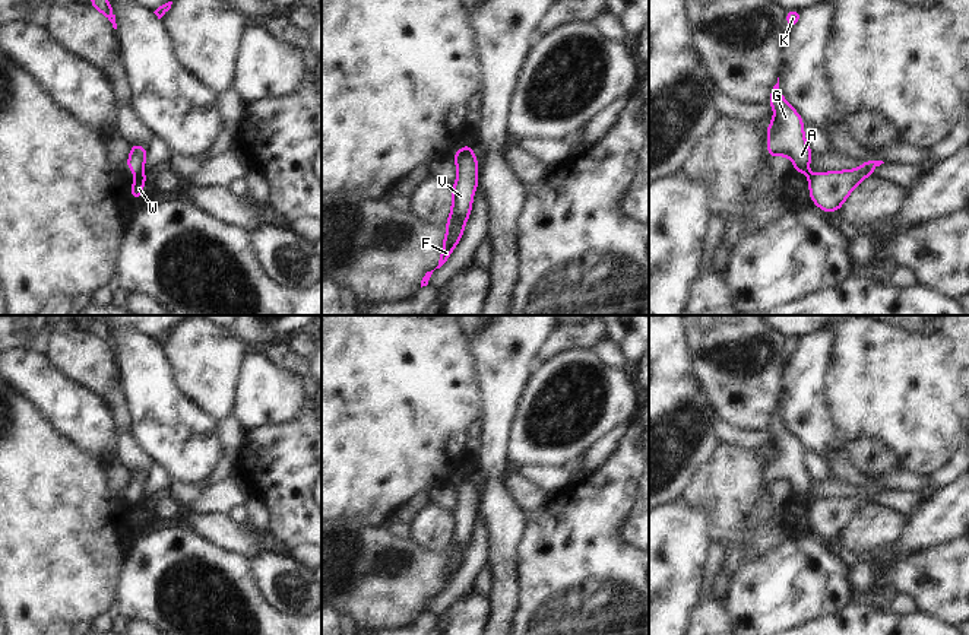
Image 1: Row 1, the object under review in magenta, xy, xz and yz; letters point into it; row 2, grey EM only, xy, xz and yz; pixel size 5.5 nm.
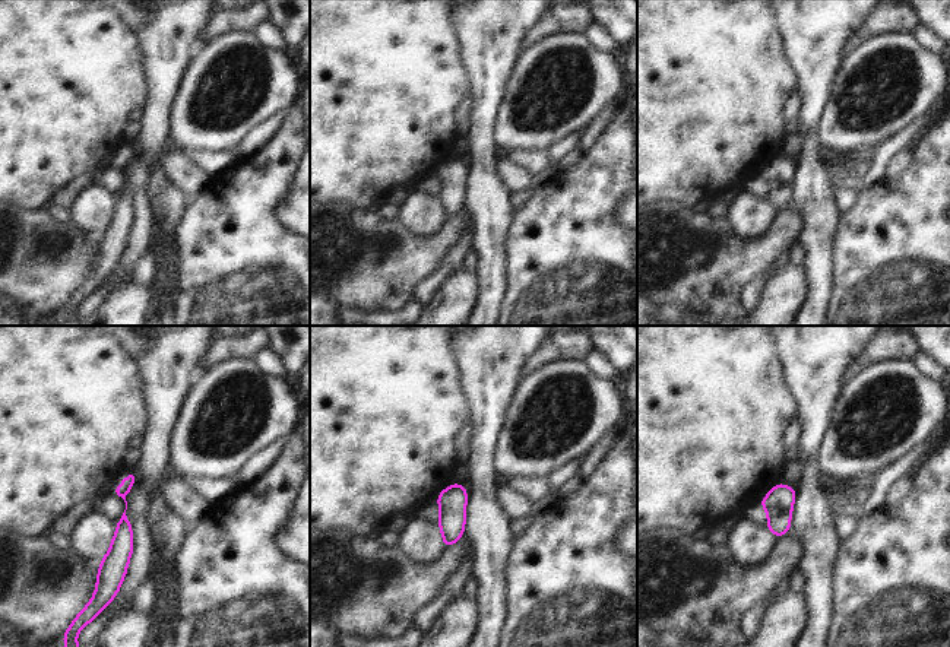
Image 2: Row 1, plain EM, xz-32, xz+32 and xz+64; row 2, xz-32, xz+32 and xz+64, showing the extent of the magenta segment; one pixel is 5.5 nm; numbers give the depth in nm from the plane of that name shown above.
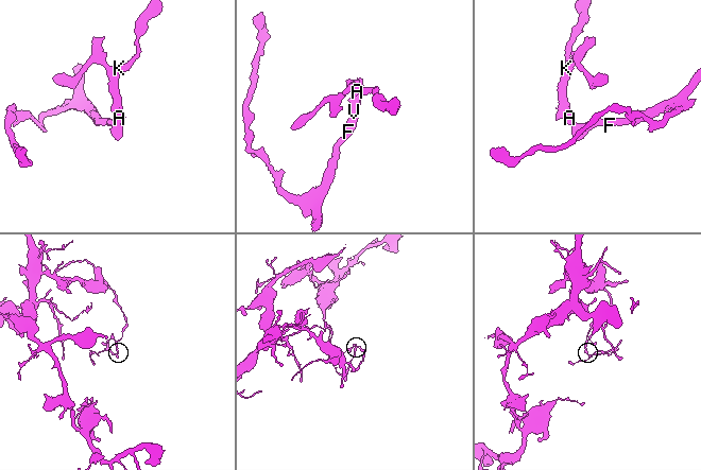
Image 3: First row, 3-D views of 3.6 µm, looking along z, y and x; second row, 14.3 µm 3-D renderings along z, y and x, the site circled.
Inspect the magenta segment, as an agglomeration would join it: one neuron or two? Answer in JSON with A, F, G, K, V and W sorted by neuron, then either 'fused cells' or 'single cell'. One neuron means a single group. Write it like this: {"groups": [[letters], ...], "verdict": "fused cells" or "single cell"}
{"groups": [["A", "G", "K"], ["F", "V", "W"]], "verdict": "fused cells"}

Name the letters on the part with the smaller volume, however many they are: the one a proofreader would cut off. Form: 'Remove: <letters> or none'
Remove: F, V, W

